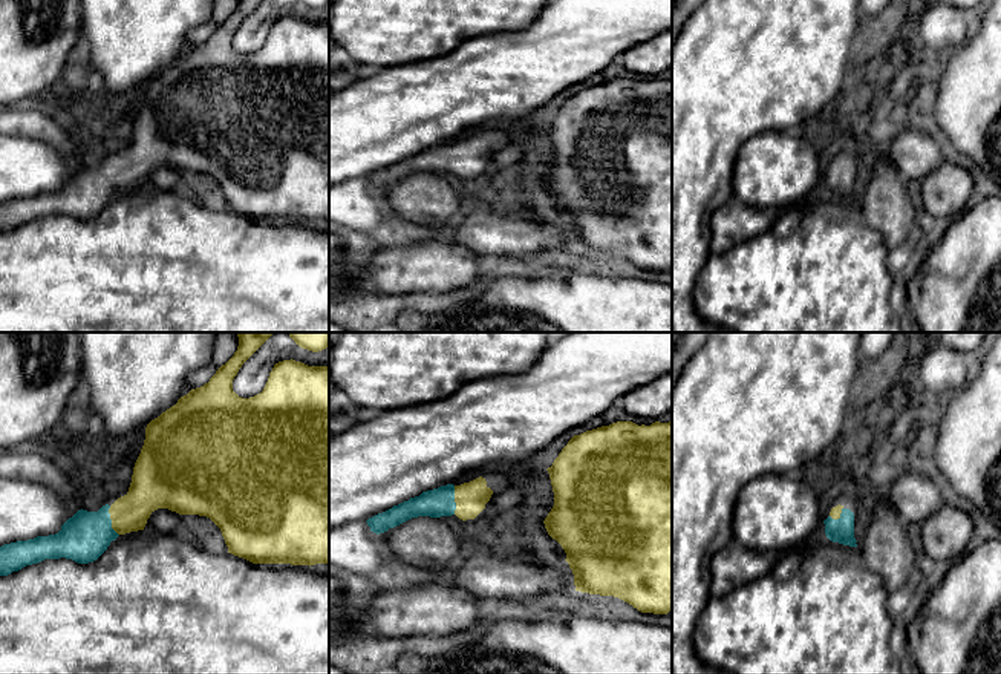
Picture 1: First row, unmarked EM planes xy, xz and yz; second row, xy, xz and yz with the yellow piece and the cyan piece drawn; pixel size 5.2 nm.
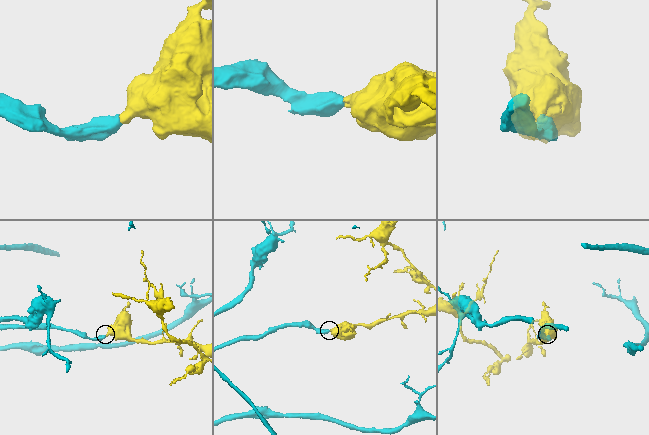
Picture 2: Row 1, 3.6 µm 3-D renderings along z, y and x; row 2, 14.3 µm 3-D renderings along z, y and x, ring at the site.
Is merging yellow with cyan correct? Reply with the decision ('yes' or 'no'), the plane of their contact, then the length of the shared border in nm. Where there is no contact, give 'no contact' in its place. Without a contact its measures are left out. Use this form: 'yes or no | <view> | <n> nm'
yes | xy | 170 nm

